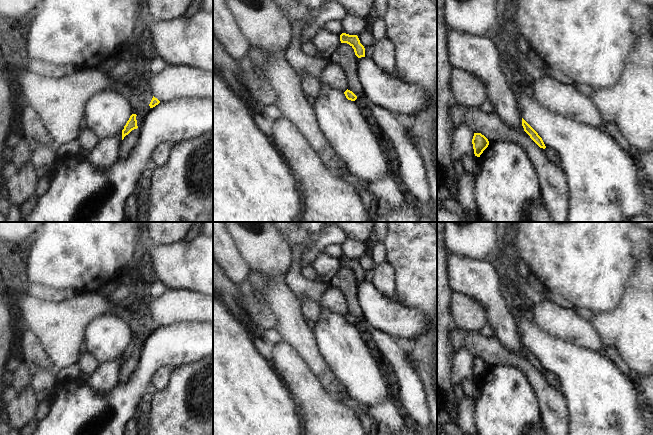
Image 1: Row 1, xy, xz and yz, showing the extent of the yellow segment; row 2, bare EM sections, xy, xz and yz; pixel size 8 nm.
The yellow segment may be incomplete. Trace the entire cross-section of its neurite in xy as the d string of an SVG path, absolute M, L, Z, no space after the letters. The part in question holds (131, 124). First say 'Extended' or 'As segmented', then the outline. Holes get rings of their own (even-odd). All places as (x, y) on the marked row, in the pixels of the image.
As segmented. M132 114L127 121L126 125L124 126L124 129L122 130L122 140L126 135L128 135L132 130L137 129L137 120L136 120L136 114Z

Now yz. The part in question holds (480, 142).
As segmented. M474 133L472 144L475 156L480 157L483 151L488 147L489 141L481 133Z

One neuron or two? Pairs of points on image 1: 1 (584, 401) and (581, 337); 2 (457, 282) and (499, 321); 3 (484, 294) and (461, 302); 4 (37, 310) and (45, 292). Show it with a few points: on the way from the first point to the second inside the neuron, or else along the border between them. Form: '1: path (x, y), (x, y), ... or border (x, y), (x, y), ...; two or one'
1: border (559, 338), (597, 351), (603, 355); two
2: path (470, 282), (496, 308); one
3: border (454, 291), (475, 298), (485, 308), (487, 317); two
4: border (22, 289), (40, 300), (65, 301); two

